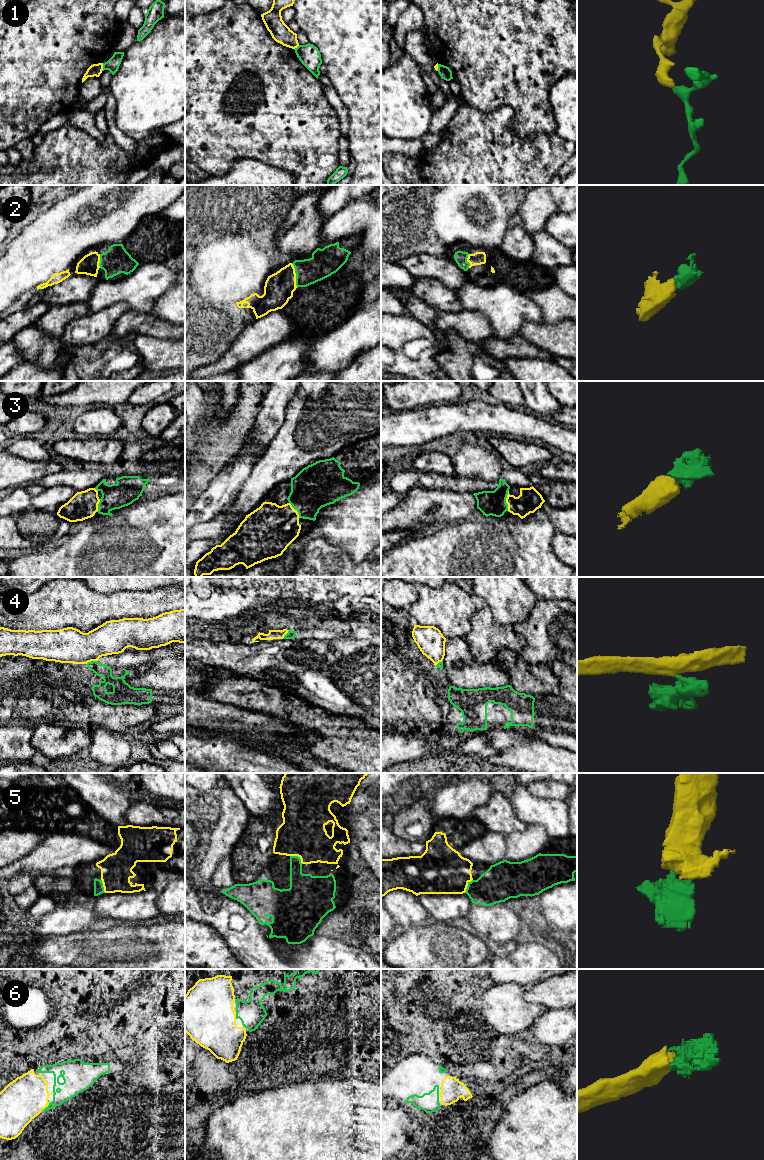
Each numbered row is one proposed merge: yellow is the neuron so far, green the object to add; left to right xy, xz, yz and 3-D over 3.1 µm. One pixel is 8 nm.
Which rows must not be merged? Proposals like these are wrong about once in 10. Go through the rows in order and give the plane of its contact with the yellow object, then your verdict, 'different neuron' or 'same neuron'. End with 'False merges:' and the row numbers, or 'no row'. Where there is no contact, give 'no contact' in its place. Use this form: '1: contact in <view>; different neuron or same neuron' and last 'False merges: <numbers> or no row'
1: contact in xy; different neuron
2: contact in xz; same neuron
3: contact in yz; same neuron
4: contact in xy; different neuron
5: contact in xz; same neuron
6: contact in xy; same neuron
False merges: 1, 4

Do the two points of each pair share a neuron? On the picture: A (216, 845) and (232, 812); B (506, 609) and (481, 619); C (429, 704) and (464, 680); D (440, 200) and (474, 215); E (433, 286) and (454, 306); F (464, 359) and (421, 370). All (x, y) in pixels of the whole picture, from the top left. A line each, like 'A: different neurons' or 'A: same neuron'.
A: same neuron
B: different neurons
C: different neurons
D: same neuron
E: same neuron
F: different neurons

